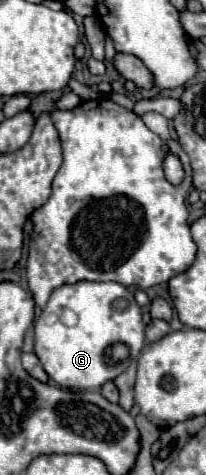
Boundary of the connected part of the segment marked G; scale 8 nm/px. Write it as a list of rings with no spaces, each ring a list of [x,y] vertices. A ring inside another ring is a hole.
[[[76,282],[52,292],[42,318],[34,324],[34,352],[46,374],[62,388],[98,390],[104,382],[114,380],[136,360],[144,348],[142,312],[132,292],[118,282]],[[62,312],[74,312],[74,324],[60,320]],[[56,314],[56,320],[46,316]]]

